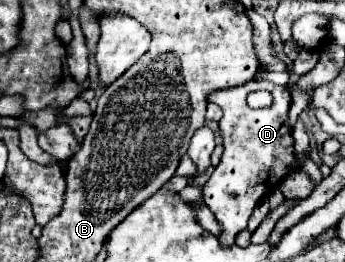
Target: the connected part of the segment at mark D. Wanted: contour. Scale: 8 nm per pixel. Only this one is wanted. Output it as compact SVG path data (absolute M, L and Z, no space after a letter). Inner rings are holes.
M252 80L240 88L230 88L230 90L220 90L218 94L210 94L208 100L218 104L224 112L220 120L224 154L204 186L204 202L210 206L210 210L214 212L216 220L222 226L220 242L224 246L230 246L234 244L236 234L246 228L252 210L270 192L270 182L274 188L286 178L286 174L290 174L300 164L294 156L294 138L288 124L290 90L286 86L276 86L272 82ZM256 90L272 92L272 106L252 110L246 104L246 96Z

